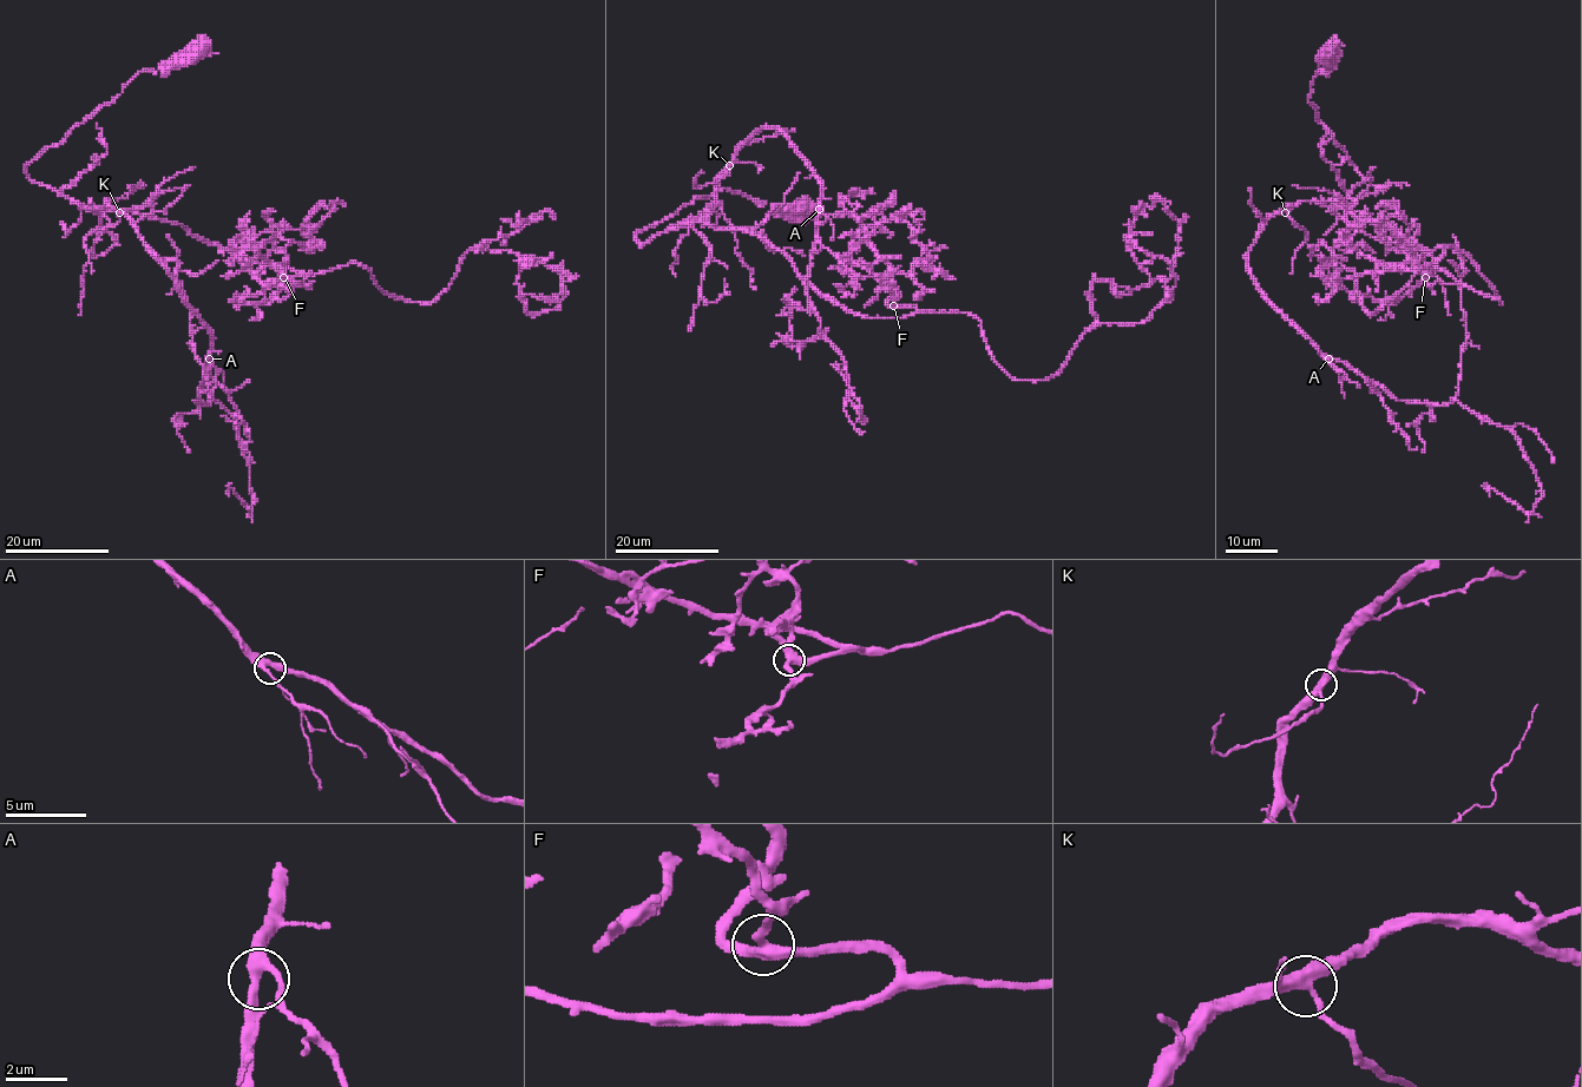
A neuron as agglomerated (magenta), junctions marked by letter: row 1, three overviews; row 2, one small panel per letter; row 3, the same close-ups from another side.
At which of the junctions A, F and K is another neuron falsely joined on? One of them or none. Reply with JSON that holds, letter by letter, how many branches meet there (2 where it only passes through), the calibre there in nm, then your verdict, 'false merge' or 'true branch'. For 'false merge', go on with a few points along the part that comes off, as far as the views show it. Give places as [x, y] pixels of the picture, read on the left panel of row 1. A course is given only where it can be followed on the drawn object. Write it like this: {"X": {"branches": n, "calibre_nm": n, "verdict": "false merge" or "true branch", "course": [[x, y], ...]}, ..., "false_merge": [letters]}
{"A": {"branches": 3, "calibre_nm": 360, "verdict": "true branch"}, "F": {"branches": 3, "calibre_nm": 360, "verdict": "true branch"}, "K": {"branches": 3, "calibre_nm": 360, "verdict": "true branch"}, "false_merge": []}

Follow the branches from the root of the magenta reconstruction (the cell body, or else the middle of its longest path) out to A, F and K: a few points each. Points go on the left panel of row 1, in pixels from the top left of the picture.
A: (162, 221), (140, 213), (98, 208), (106, 202), (117, 208), (165, 269), (178, 294), (211, 336), (209, 358)
F: (162, 221), (175, 221), (210, 244), (235, 250), (260, 262), (306, 272), (283, 277)
K: (162, 221), (140, 213), (98, 208), (106, 202), (119, 212)

